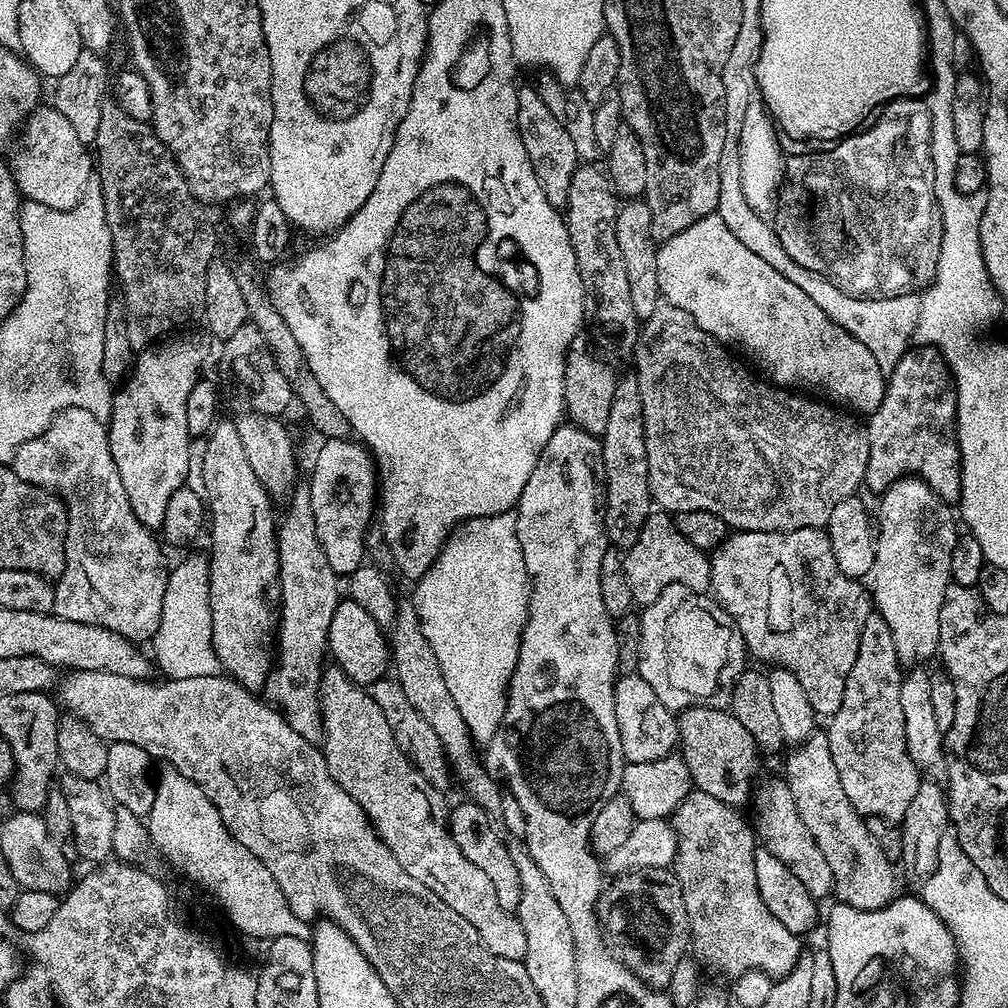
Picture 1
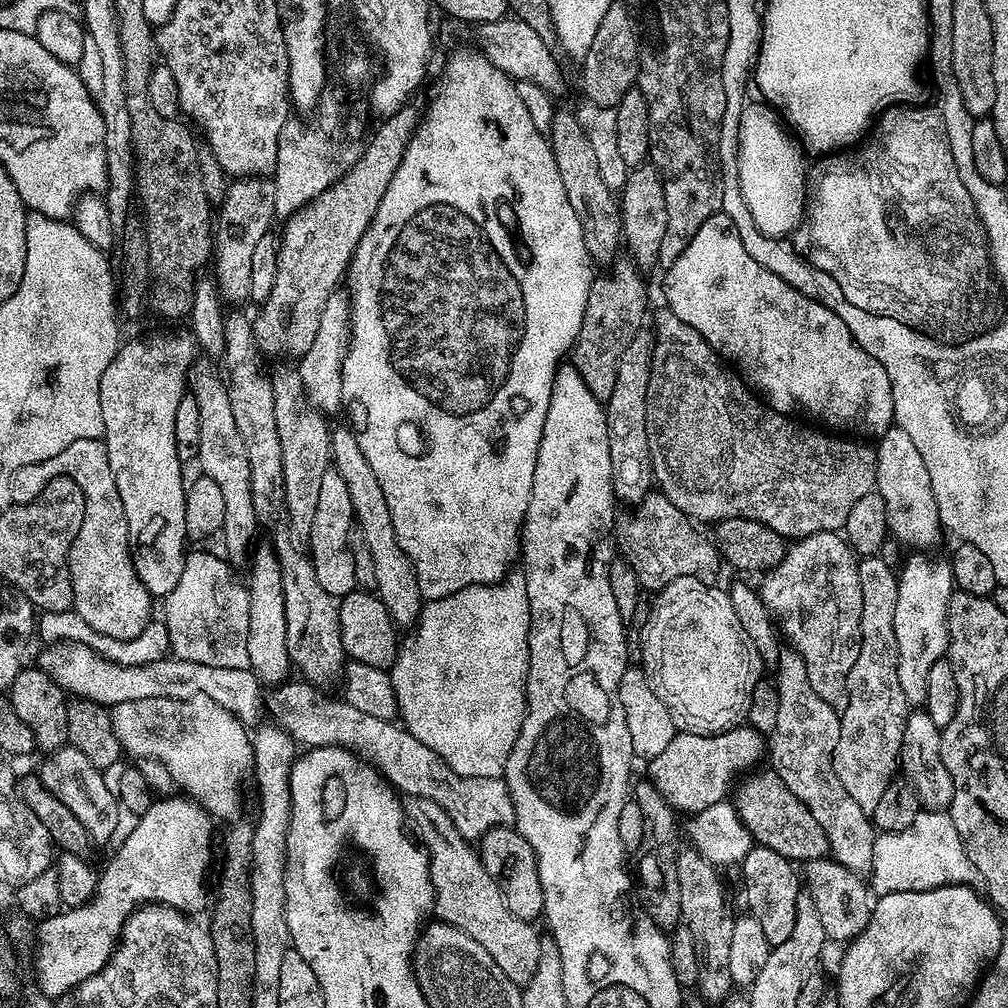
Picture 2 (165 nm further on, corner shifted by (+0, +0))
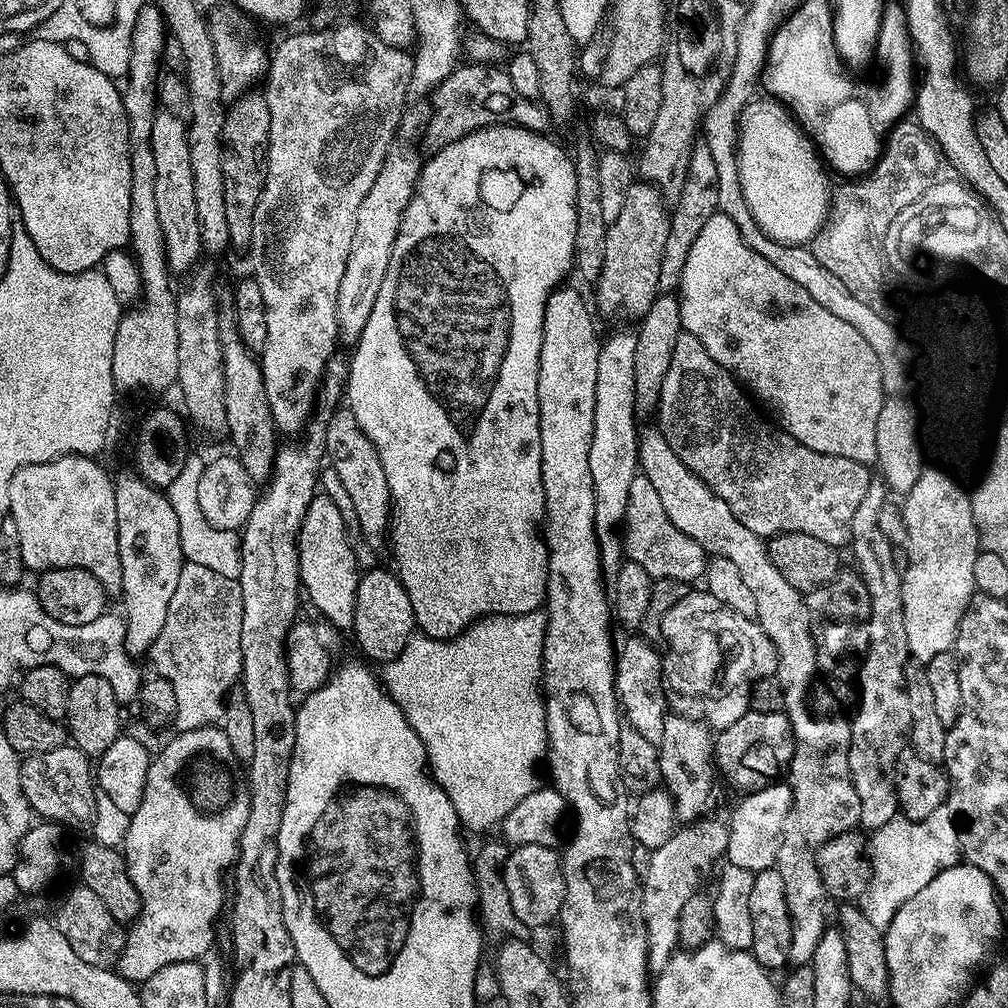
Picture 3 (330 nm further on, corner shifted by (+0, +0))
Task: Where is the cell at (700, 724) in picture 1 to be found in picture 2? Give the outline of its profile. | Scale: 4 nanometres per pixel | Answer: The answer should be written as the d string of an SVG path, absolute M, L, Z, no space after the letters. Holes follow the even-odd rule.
M760 771L745 775L734 788L736 812L753 841L759 847L778 850L778 854L793 862L825 859L829 855L828 838L818 818L814 818L807 806L790 794L790 786L782 782L778 773Z

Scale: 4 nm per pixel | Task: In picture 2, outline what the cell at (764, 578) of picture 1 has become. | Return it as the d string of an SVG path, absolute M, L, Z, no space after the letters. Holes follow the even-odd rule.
M815 532L809 536L801 536L787 549L785 558L780 564L765 571L762 578L764 581L758 584L758 591L762 602L767 606L768 611L778 621L779 631L782 633L783 639L789 640L791 647L806 662L806 674L810 674L810 686L814 686L818 698L822 698L822 702L826 702L826 706L830 706L835 712L843 712L844 707L848 705L848 679L850 678L850 666L854 666L854 658L858 658L858 650L860 649L860 623L862 622L862 582L858 582L858 557L849 546L847 539L840 532Z

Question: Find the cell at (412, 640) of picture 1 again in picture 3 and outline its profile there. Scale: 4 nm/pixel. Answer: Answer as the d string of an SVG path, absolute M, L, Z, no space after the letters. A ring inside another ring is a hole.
M347 406L337 407L328 420L324 451L330 466L338 472L348 497L351 497L366 542L374 549L383 549L383 544L385 547L390 536L392 515L392 495L386 482L386 470L382 470L378 450L372 445L370 438L366 438L362 426L358 426L358 418L354 418Z

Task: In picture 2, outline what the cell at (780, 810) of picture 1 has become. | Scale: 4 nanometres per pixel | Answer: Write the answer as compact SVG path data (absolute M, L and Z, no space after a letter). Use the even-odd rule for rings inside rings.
M825 858L807 861L802 868L802 880L810 898L814 898L816 917L822 922L822 930L829 941L837 940L840 946L844 946L856 940L862 930L866 930L872 917L874 900L861 873L852 872L838 861Z

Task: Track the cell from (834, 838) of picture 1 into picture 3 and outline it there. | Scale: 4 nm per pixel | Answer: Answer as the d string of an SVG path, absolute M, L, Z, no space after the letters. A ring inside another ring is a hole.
M652 426L645 432L643 429L638 439L639 471L650 478L666 510L666 518L670 518L682 534L694 538L705 553L734 562L750 594L754 594L754 619L776 651L774 678L784 692L782 711L792 727L796 749L786 773L786 783L792 790L792 805L782 826L774 866L778 874L782 874L782 886L786 886L786 910L792 919L792 945L788 958L793 965L806 964L811 961L814 946L818 946L818 938L824 933L824 903L830 900L816 868L816 849L831 836L851 832L860 823L858 790L854 790L848 765L852 726L847 715L840 716L835 698L816 677L818 653L805 597L782 578L781 571L771 561L765 541L754 534L754 530L746 530L746 526L734 518L734 510L730 510L722 498L715 496L686 466L686 462L670 450L670 442L666 442L659 427Z

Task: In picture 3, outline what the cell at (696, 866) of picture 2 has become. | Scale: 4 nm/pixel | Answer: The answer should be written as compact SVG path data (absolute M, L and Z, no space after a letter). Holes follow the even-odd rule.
M665 715L662 738L658 741L660 778L663 787L672 795L672 801L676 804L676 819L680 822L705 819L715 813L712 811L720 800L716 793L718 773L714 767L713 733L703 720L688 716Z

